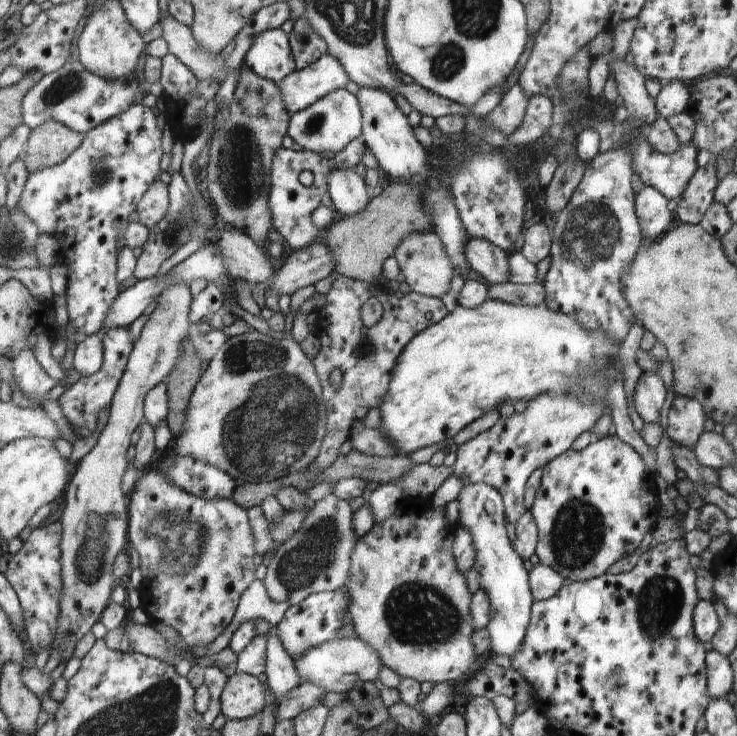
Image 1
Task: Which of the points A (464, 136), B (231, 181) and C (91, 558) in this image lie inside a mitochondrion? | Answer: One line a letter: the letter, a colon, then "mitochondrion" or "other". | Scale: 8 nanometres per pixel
A: other
B: mitochondrion
C: mitochondrion

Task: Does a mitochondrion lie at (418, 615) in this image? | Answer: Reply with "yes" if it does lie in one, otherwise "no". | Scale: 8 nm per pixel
yes

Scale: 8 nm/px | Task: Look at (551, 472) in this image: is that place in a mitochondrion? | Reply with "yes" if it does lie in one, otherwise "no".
no

